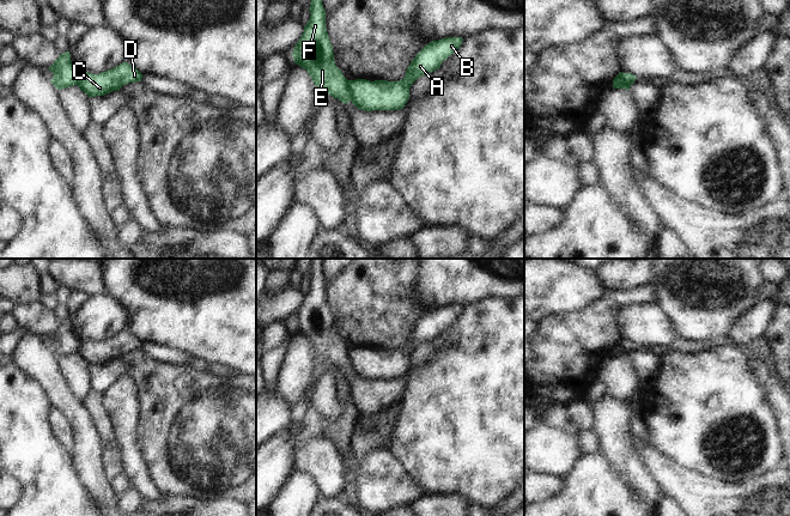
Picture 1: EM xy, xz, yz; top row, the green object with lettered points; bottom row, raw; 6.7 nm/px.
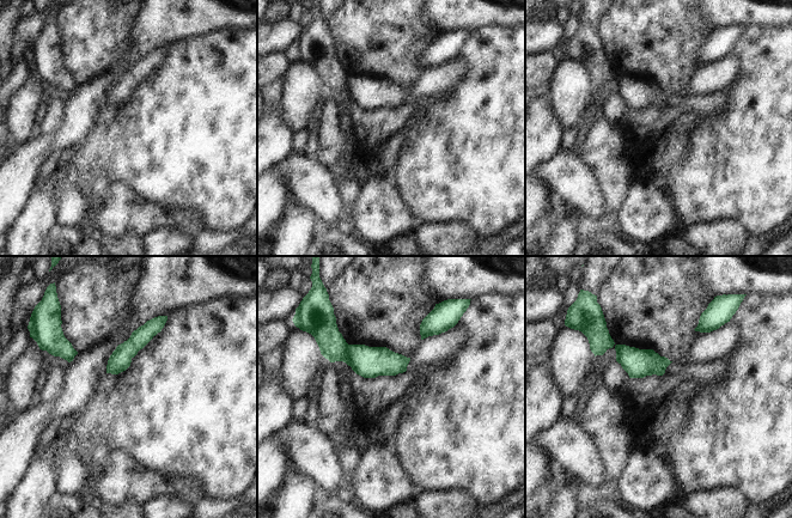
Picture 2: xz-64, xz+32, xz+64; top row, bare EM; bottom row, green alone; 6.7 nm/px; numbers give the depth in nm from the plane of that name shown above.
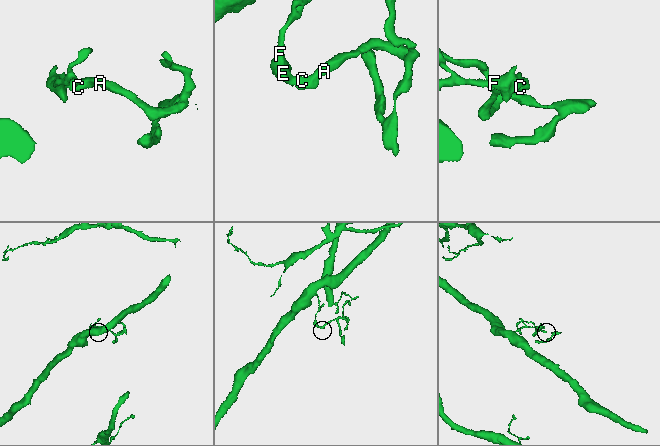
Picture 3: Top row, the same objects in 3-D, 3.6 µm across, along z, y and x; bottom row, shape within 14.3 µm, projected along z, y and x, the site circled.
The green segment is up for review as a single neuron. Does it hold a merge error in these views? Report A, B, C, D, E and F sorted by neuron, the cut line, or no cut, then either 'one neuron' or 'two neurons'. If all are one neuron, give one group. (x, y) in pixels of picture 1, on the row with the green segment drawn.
groups A B C D / E F; cut xz (346, 80), (351, 99); two neurons

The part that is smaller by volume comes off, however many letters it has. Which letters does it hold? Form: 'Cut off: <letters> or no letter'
Cut off: A, B, C, D

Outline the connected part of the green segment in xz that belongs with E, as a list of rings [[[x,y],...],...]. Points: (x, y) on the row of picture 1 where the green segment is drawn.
[[[311,0],[309,11],[310,19],[292,51],[294,63],[308,72],[315,86],[347,104],[351,92],[347,89],[347,79],[334,62],[322,0]]]

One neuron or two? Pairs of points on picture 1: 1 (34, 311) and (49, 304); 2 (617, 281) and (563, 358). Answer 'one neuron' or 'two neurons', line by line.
1: two neurons
2: two neurons

